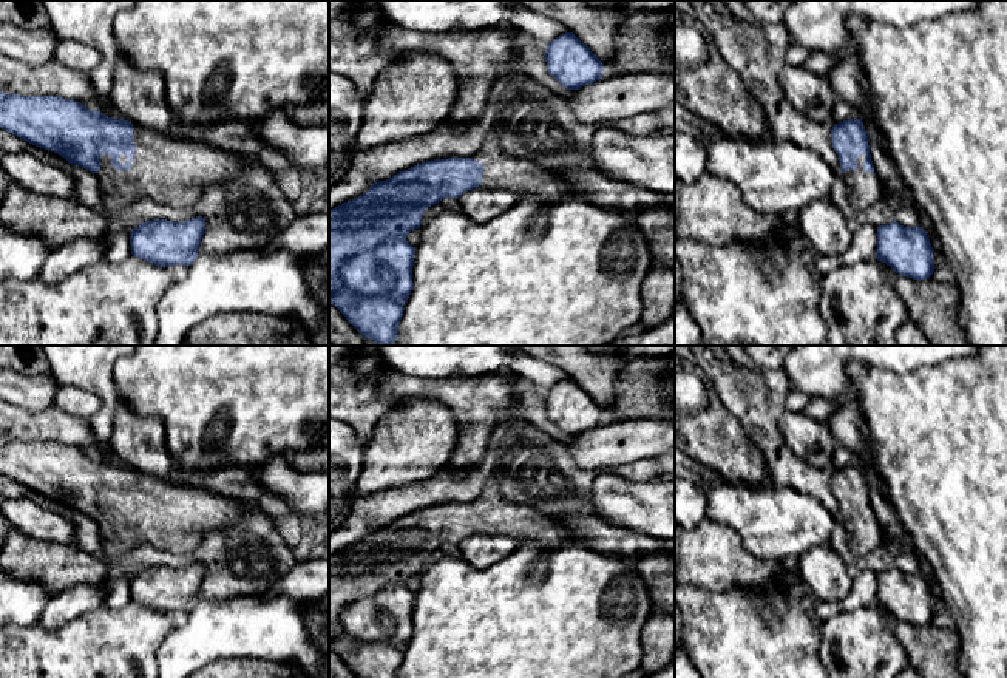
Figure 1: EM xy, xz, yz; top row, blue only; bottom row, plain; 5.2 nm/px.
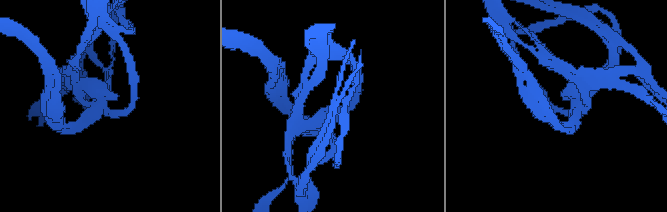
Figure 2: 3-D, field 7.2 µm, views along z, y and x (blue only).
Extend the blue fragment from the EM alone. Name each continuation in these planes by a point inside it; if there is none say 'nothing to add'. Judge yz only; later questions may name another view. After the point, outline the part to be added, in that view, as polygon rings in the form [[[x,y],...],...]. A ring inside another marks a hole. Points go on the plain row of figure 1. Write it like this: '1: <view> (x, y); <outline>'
1: yz (864, 536); [[[865,500],[857,503],[857,514],[840,519],[846,530],[846,542],[851,553],[857,558],[866,558],[882,544],[882,531],[874,519],[862,516]]]

